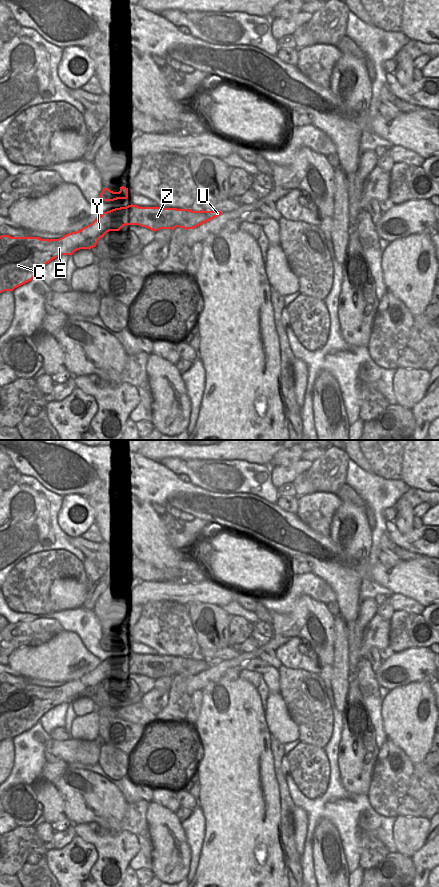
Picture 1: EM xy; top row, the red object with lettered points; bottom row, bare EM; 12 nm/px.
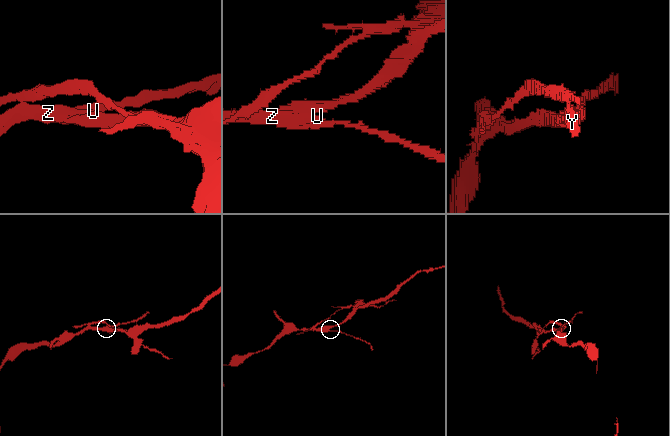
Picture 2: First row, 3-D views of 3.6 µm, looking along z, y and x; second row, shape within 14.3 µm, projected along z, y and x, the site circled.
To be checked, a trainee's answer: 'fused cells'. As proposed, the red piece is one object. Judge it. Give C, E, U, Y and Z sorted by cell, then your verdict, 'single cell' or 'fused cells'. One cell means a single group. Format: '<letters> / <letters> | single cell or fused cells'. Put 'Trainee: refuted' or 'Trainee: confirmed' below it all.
C E Y Z / U | fused cells
Trainee: confirmed

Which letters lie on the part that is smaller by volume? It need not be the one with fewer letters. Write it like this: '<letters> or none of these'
U

